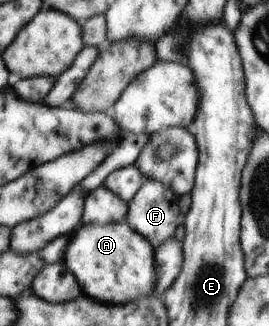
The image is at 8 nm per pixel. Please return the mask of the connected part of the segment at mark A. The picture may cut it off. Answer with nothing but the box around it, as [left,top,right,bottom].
[62,222,155,305]

